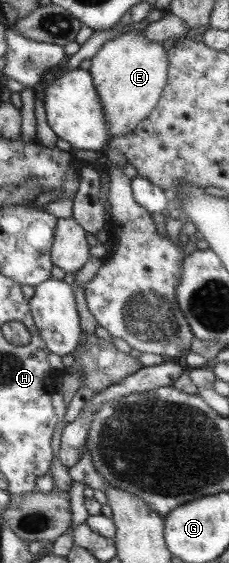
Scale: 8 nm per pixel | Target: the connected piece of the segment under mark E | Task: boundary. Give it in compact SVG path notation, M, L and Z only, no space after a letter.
M133 29L105 41L90 61L88 72L103 109L110 139L130 133L137 123L149 116L166 87L166 50L159 42L147 40L141 30Z

